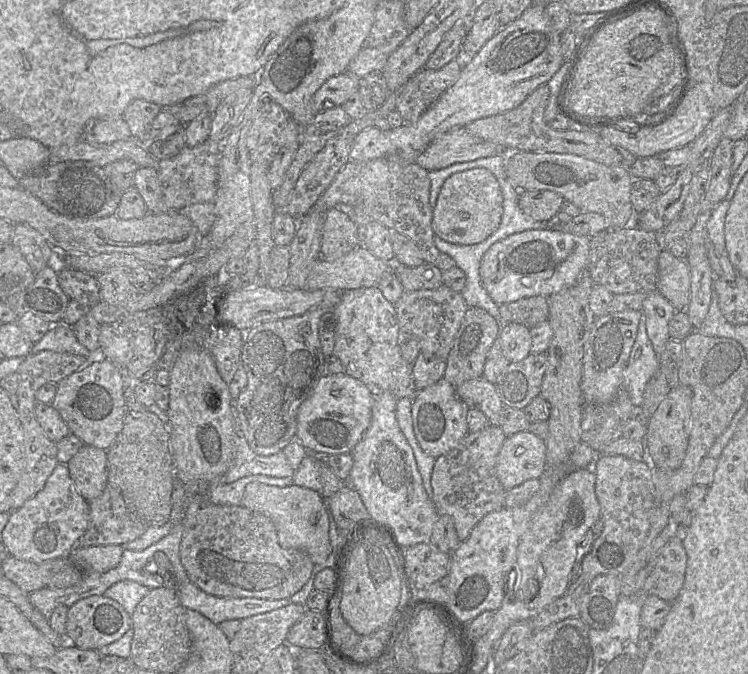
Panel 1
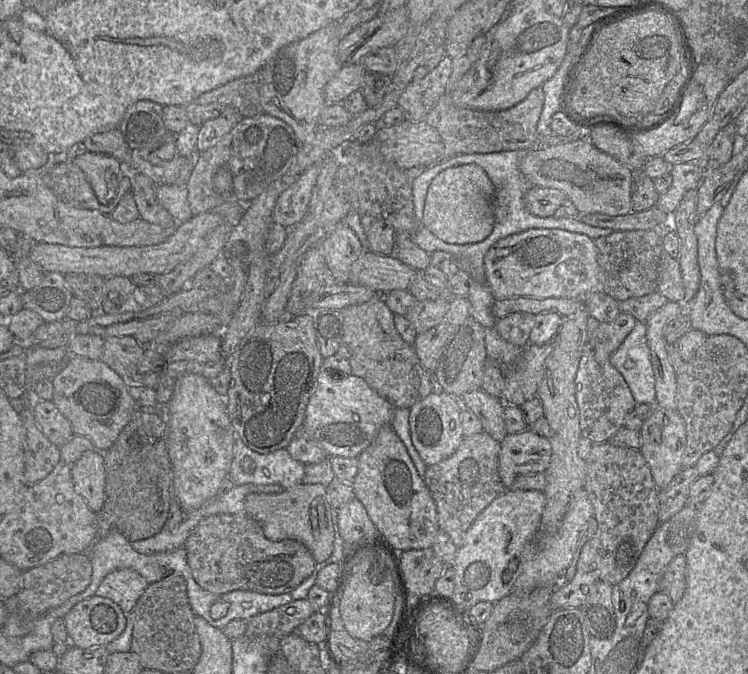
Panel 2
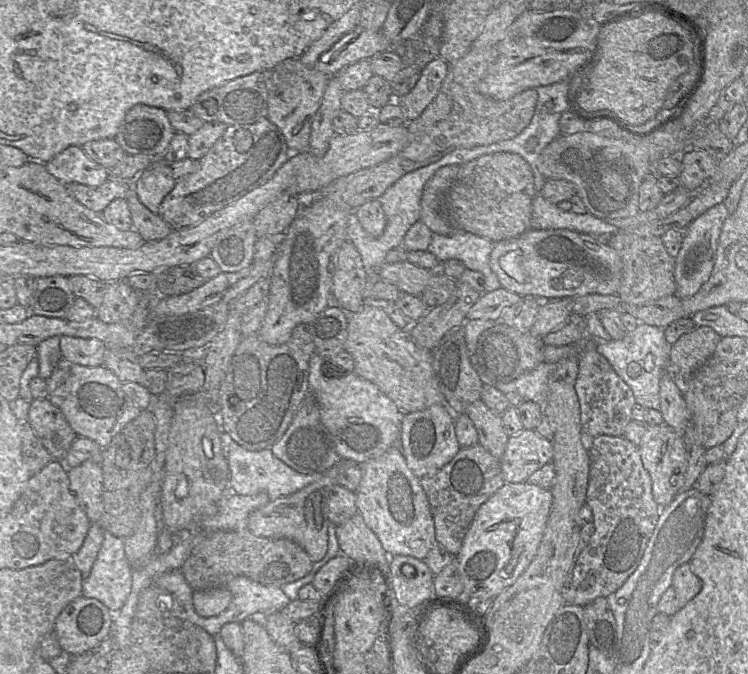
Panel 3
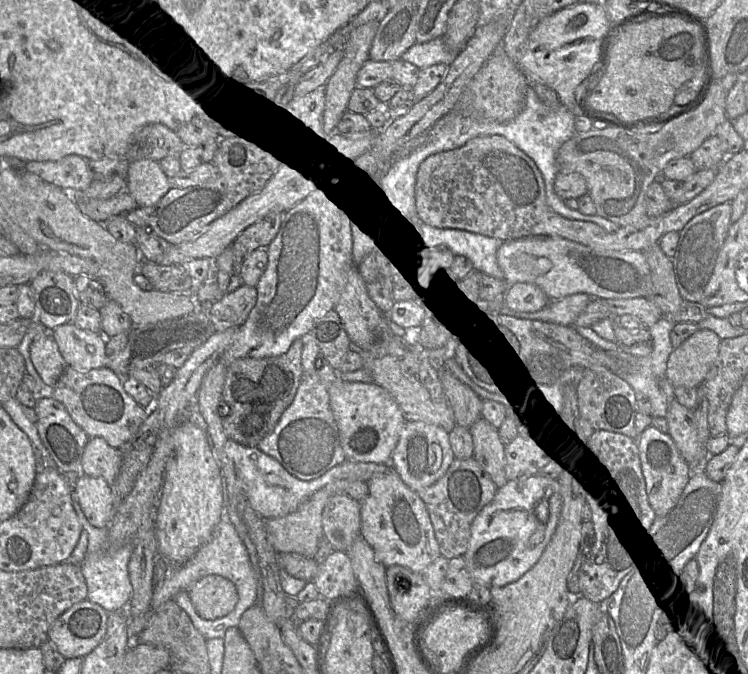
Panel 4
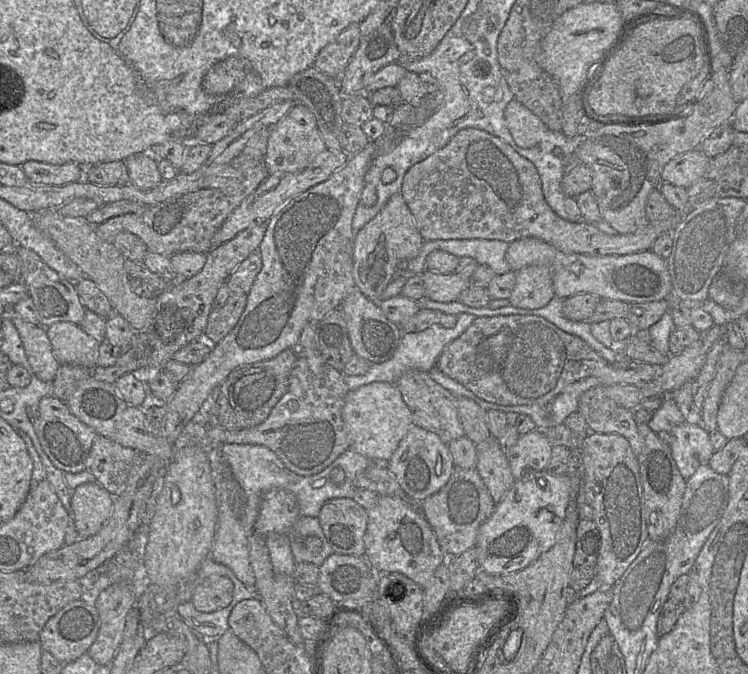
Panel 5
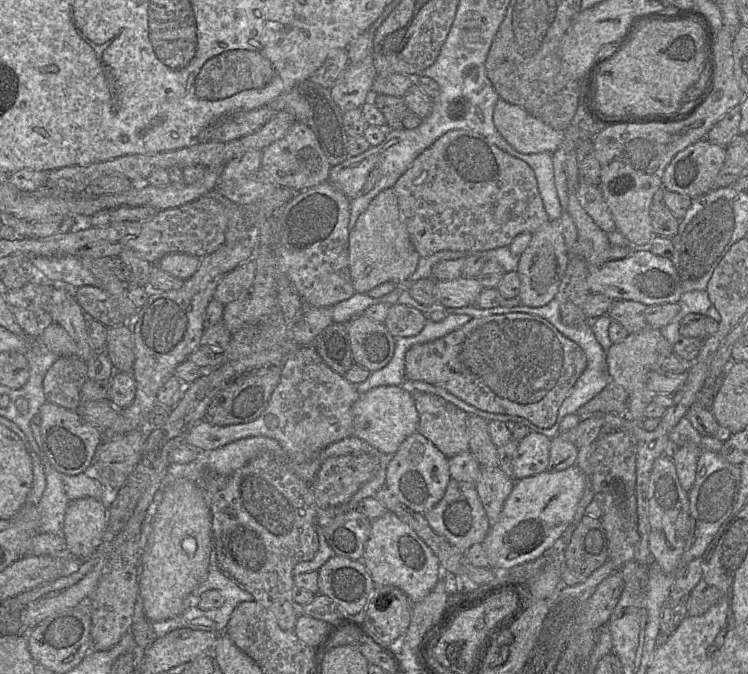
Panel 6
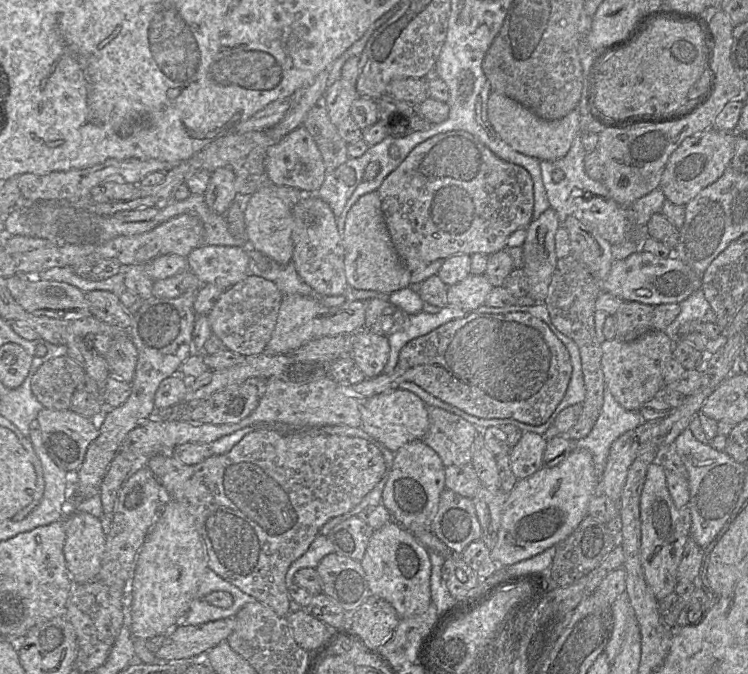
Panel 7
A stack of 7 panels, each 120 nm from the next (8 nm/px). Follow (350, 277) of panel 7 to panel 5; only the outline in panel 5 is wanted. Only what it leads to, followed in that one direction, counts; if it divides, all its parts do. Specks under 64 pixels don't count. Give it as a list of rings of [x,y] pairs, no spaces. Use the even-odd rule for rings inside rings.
[[[402,193],[392,195],[380,212],[365,224],[354,238],[353,276],[355,288],[360,290],[373,302],[382,301],[382,294],[393,280],[393,273],[397,264],[401,261],[409,261],[415,258],[419,254],[423,243],[424,239],[415,224],[413,215]]]

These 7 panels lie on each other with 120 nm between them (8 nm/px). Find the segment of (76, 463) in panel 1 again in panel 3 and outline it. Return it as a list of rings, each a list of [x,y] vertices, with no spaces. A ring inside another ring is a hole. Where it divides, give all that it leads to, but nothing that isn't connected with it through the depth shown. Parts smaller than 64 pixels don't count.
[[[87,460],[68,468],[70,489],[91,523],[97,523],[104,510],[103,471],[99,461]]]

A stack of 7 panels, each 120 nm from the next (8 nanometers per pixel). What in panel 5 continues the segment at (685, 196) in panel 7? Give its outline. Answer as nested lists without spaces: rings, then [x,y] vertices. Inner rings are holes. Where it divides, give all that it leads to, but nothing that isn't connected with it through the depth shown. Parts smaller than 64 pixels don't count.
[[[699,148],[671,159],[662,170],[661,180],[682,188],[689,188],[707,170],[710,158]]]

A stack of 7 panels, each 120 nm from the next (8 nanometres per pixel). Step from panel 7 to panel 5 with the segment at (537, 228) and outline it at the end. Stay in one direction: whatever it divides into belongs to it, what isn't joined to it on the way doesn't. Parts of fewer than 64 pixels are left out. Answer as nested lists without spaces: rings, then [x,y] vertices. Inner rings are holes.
[[[530,265],[516,272],[516,281],[509,302],[517,308],[539,309],[546,306],[554,296],[550,268]]]

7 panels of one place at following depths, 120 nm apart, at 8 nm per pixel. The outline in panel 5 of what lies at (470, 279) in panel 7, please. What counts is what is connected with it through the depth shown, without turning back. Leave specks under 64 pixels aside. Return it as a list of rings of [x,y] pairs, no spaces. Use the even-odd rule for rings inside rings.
[[[426,269],[421,273],[426,297],[437,302],[458,301],[460,294],[470,285],[469,278],[457,273],[440,274]]]

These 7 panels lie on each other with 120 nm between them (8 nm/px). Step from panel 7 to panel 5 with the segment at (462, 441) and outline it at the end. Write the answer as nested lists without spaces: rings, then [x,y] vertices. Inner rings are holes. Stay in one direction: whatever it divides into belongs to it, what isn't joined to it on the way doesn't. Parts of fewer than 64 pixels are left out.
[[[411,370],[395,383],[412,414],[412,423],[439,436],[446,444],[465,436],[457,410],[457,397],[435,382],[428,372]]]

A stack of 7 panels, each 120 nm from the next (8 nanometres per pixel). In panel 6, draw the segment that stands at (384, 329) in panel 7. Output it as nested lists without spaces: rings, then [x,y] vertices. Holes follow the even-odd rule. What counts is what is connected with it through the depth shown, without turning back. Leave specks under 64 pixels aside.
[[[394,303],[389,306],[383,322],[395,338],[419,334],[428,321],[427,314],[408,305]]]

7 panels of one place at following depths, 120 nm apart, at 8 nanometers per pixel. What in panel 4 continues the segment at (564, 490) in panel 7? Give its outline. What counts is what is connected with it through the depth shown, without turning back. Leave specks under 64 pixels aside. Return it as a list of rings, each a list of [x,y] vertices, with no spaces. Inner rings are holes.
[[[542,473],[524,474],[497,489],[494,498],[476,515],[471,525],[470,539],[466,552],[463,554],[467,569],[473,583],[491,588],[504,586],[518,580],[539,560],[545,547],[551,540],[562,510],[561,486],[557,479]],[[541,500],[548,502],[548,519],[541,522],[536,514],[536,504]]]

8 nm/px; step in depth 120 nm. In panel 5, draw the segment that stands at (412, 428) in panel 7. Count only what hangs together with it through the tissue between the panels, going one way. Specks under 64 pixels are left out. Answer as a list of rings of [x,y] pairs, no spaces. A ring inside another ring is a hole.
[[[373,382],[350,390],[344,401],[342,418],[349,434],[349,448],[387,468],[400,441],[413,425],[411,411],[399,389],[389,382]]]

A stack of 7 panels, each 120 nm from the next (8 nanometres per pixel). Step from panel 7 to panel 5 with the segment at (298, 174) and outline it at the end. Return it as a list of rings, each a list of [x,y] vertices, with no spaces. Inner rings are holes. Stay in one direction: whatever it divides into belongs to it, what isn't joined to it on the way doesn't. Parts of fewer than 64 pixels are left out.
[[[294,105],[283,119],[270,128],[264,161],[270,174],[300,173],[326,149],[313,113],[303,105]]]

